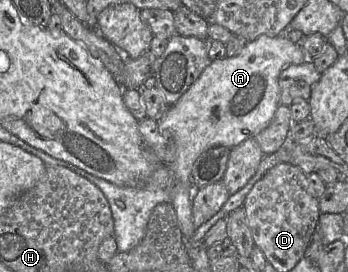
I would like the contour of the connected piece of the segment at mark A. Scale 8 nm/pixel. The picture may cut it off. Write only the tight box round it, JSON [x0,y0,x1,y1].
[158,35,306,240]

